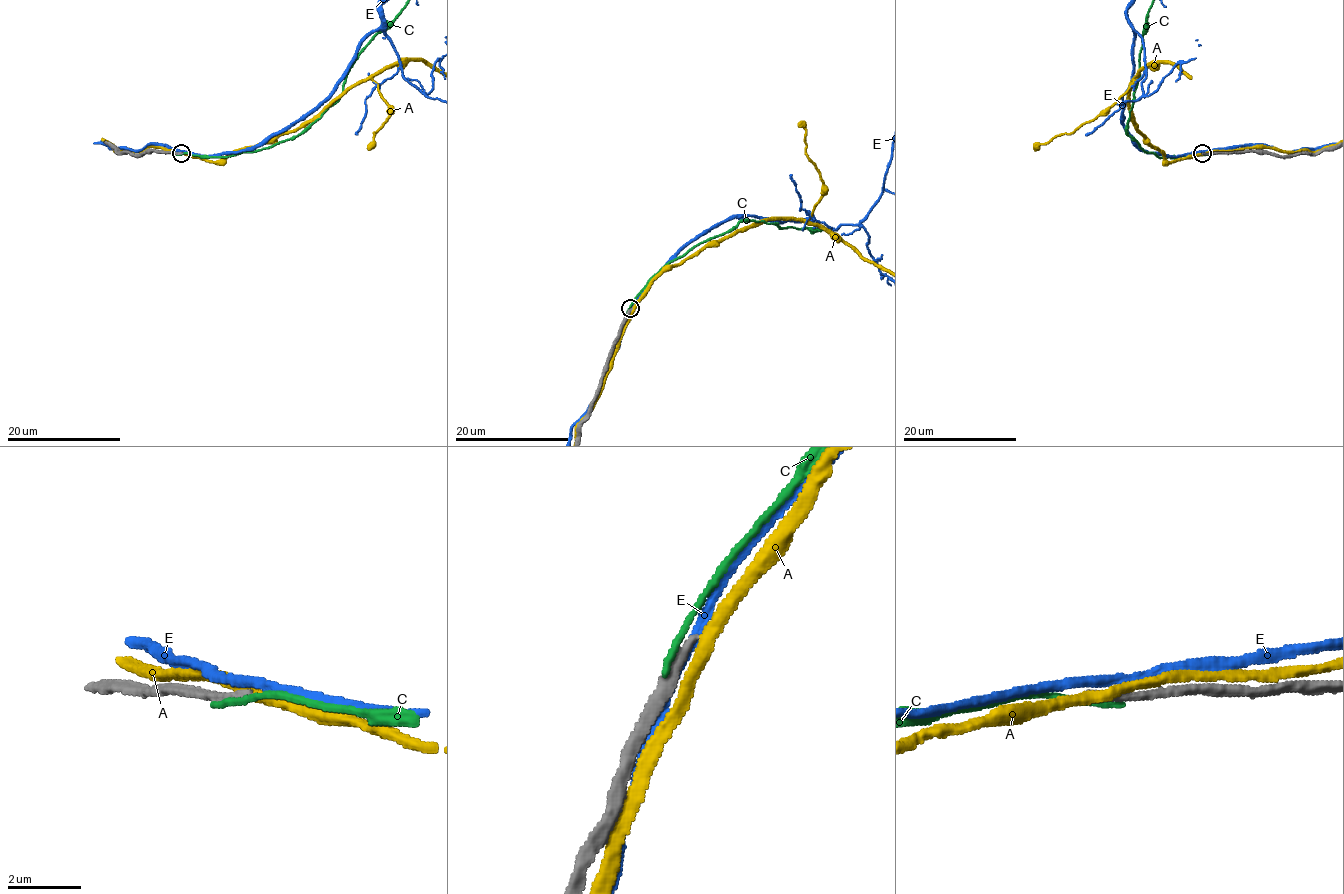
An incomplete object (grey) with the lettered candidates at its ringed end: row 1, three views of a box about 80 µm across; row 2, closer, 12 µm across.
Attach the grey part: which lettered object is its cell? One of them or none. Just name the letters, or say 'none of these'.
none of these

